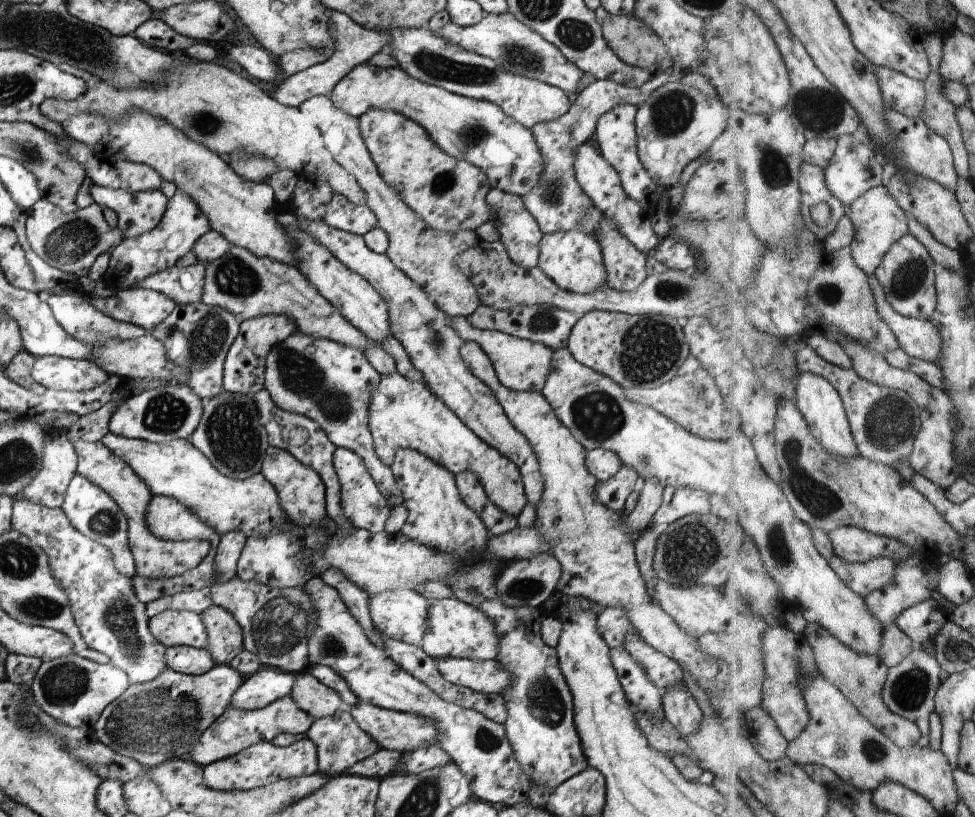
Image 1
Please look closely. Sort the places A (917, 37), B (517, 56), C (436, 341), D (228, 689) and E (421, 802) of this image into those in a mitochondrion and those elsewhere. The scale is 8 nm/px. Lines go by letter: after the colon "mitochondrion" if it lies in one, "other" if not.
A: other
B: mitochondrion
C: mitochondrion
D: other
E: mitochondrion

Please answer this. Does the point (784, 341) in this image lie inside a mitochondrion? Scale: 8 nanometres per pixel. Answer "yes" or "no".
no

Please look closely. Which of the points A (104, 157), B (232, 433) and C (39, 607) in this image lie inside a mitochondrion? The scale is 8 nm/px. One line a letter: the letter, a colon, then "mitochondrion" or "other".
A: other
B: mitochondrion
C: mitochondrion

